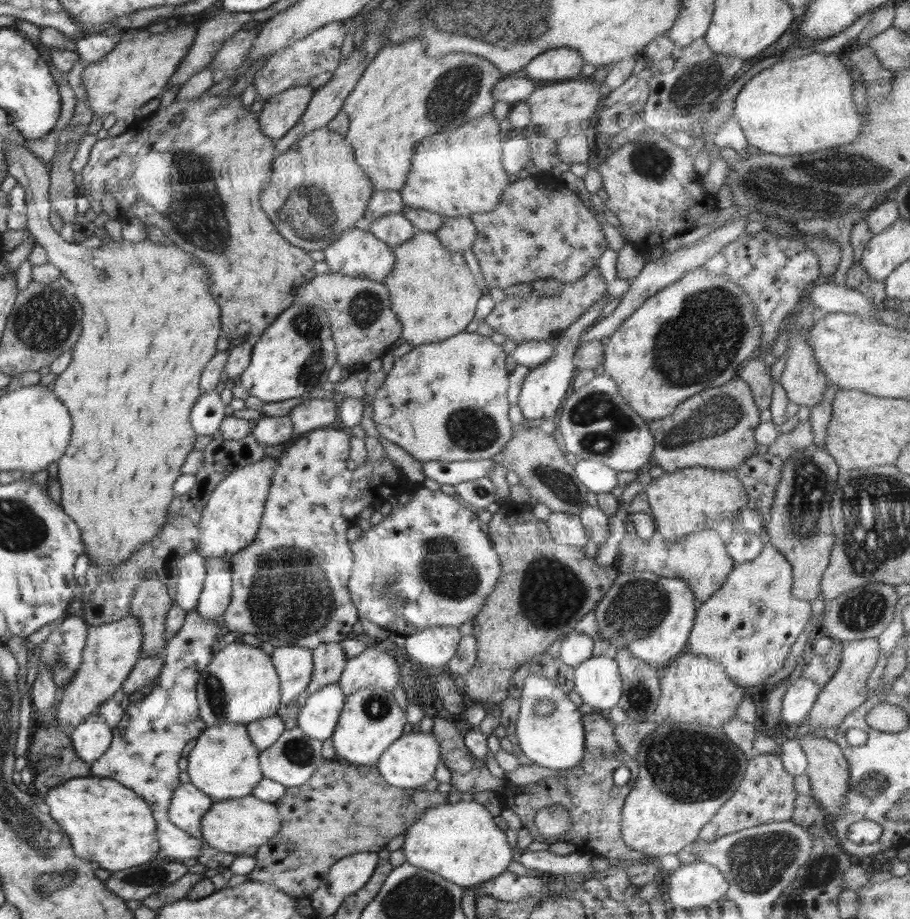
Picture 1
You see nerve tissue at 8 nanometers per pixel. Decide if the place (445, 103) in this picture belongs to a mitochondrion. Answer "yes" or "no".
yes

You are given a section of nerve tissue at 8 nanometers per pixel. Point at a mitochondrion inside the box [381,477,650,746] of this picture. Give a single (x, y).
(551, 593)

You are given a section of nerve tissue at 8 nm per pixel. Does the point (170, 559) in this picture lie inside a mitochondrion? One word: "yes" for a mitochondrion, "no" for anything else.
no

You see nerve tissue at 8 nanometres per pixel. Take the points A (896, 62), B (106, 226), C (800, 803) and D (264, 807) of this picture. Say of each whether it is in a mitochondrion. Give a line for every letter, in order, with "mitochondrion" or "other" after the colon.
A: other
B: other
C: other
D: other

